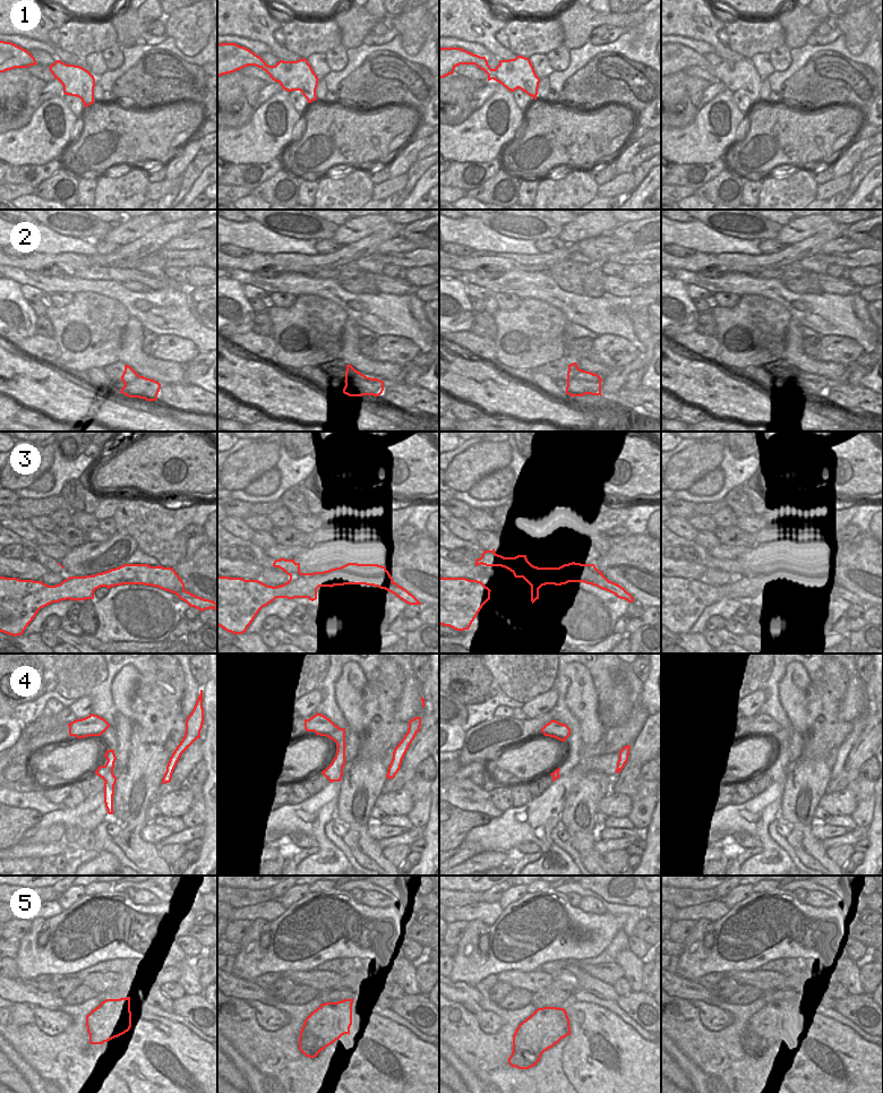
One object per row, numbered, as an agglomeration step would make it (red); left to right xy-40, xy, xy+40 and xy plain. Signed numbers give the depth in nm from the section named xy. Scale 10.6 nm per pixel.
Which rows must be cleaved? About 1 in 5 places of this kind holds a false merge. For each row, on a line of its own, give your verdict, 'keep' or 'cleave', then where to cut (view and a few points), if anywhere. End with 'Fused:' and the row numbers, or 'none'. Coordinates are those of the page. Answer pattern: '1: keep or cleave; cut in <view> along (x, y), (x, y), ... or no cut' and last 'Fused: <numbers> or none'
1: keep; no cut
2: keep; no cut
3: keep; no cut
4: cleave; cut in xy along (342, 728), (332, 732), (327, 736)
5: keep; no cut
Fused: 4

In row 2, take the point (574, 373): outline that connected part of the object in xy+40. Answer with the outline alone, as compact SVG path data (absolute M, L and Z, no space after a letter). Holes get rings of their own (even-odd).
M576 362L568 365L566 394L583 396L585 394L601 396L601 381L598 374L582 370Z

